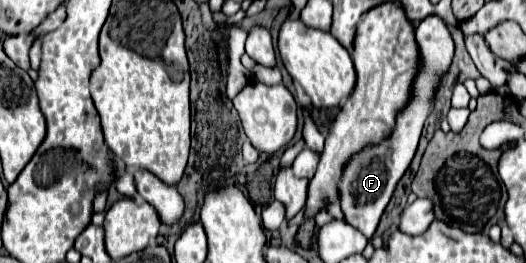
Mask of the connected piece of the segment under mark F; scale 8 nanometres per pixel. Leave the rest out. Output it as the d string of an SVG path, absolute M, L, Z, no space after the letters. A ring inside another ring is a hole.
M427 16L419 24L419 28L415 32L415 40L419 46L419 70L413 78L409 104L395 116L395 126L393 126L393 132L389 138L385 138L379 144L365 146L361 152L357 152L349 158L349 162L343 168L343 176L337 184L339 206L343 210L345 222L349 226L357 228L367 238L371 238L375 234L377 224L381 220L381 212L389 204L397 182L401 180L401 176L405 174L405 170L409 168L409 164L413 160L413 154L415 154L419 138L421 138L423 124L433 110L437 92L439 92L441 82L443 82L445 74L449 72L449 66L453 60L453 38L441 18Z

